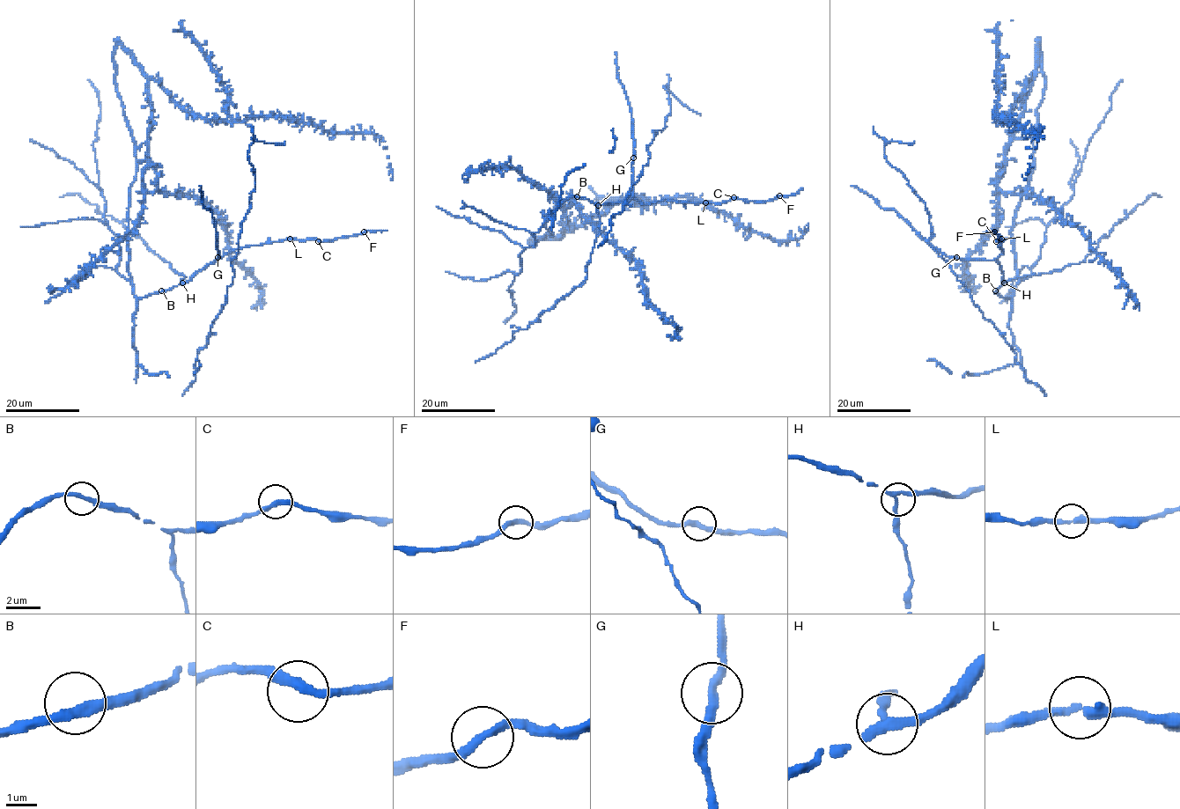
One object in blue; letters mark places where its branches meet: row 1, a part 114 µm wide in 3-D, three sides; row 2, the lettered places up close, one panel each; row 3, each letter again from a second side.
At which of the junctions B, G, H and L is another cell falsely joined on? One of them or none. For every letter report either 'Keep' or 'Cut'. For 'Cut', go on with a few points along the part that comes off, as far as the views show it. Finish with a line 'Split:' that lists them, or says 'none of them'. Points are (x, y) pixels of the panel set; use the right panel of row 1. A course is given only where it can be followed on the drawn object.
B: Keep
G: Keep
H: Keep
L: Keep
Split: none of them

